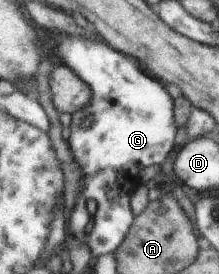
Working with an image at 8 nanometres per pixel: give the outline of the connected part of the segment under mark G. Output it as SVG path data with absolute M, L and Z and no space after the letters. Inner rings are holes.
M59 36L47 40L47 50L53 52L53 58L58 64L73 69L93 92L87 107L70 114L71 132L66 141L73 160L83 172L83 184L73 210L69 212L67 230L75 240L89 247L87 250L90 256L99 258L113 252L121 244L127 228L131 226L131 220L134 220L127 198L141 184L141 169L161 164L173 146L173 104L165 88L153 78L145 76L137 68L137 62L133 66L131 58L125 58L122 53L111 50L99 40ZM86 117L91 119L91 124L82 128L81 122ZM87 200L95 200L96 204L89 234L85 234L89 220L85 210Z

